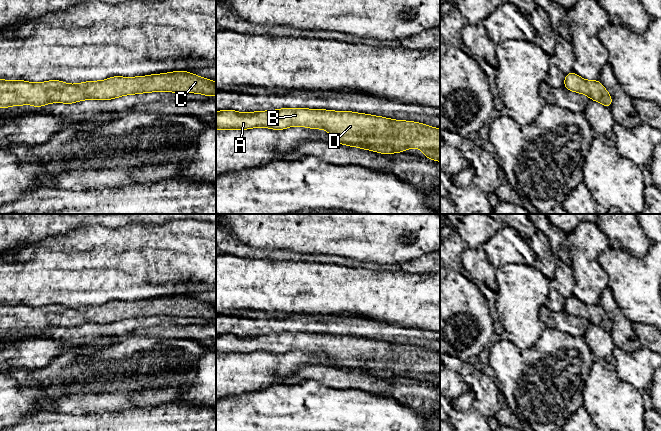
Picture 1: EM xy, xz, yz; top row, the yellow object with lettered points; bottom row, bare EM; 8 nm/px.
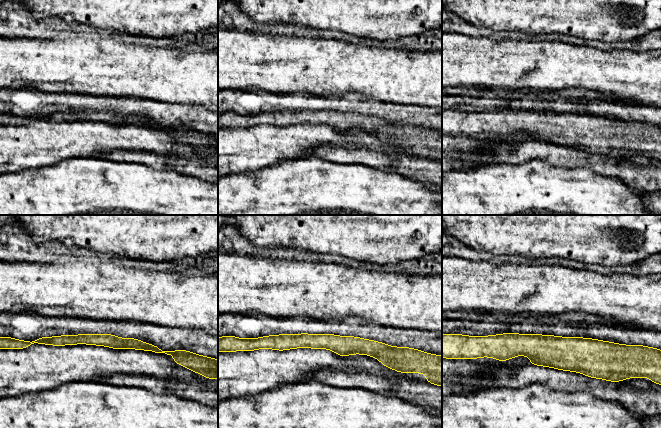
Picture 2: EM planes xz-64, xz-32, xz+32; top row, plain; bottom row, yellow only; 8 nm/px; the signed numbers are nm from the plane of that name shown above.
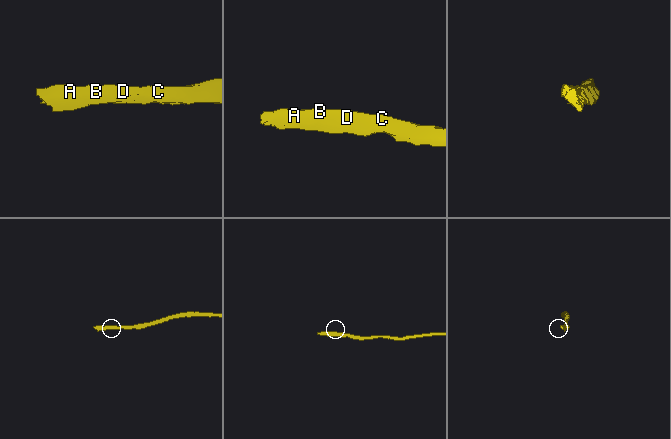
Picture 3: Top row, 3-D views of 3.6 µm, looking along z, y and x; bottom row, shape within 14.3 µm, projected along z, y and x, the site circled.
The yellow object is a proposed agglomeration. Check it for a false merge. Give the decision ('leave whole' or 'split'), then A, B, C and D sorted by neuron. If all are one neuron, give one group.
leave whole; A B C D

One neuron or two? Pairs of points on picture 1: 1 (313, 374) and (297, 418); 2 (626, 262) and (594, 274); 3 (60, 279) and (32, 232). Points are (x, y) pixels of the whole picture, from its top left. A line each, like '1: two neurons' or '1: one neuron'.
1: two neurons
2: two neurons
3: two neurons

